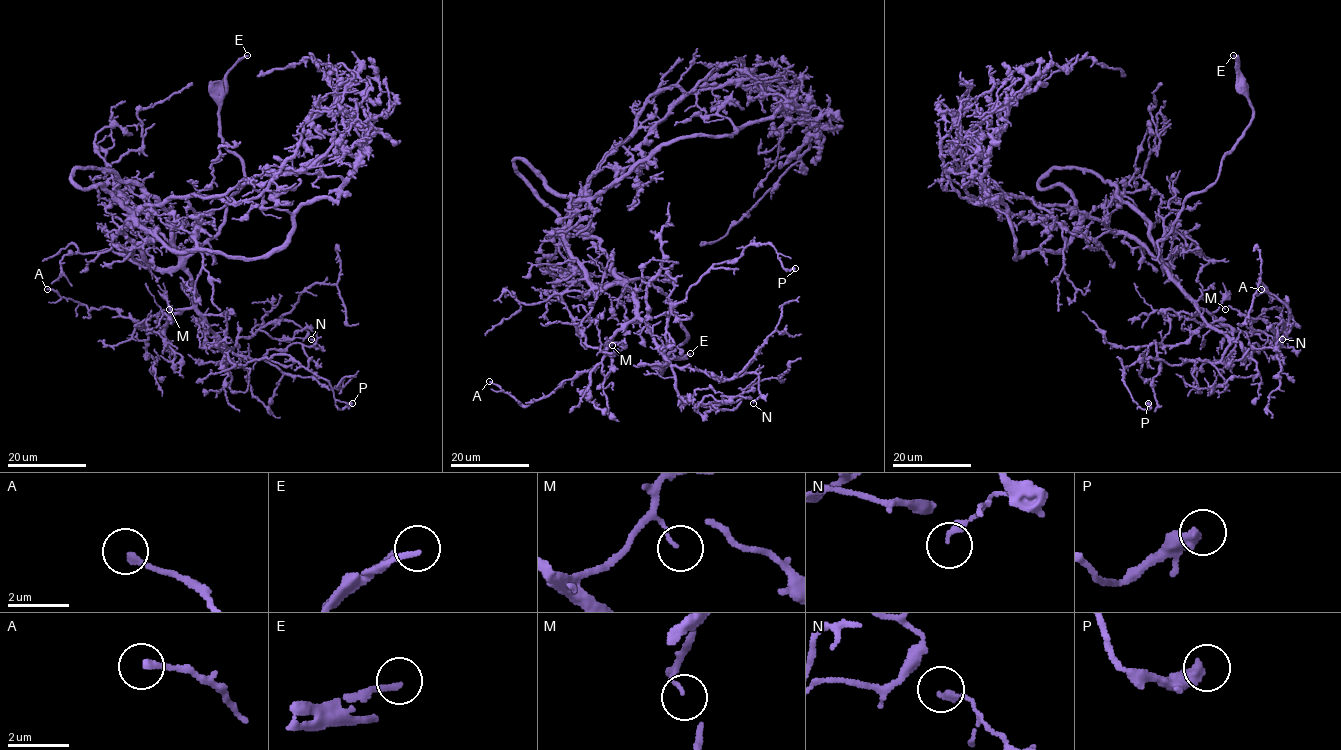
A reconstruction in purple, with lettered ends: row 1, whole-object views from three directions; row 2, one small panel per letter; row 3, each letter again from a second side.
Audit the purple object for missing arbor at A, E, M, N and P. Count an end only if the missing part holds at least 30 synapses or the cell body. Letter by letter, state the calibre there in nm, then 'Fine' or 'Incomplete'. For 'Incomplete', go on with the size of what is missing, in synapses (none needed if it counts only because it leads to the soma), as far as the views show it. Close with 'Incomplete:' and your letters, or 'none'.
A: Thickness 200 nm. Fine
E: Thickness 180 nm. Incomplete
M: Thickness 70 nm. Fine
N: Thickness 240 nm. Fine
P: Thickness 440 nm. Fine
Incomplete: E

